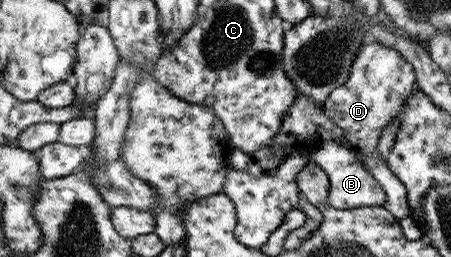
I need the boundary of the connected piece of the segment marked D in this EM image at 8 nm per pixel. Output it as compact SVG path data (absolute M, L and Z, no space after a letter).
M370 40L368 44L360 46L360 52L356 53L356 60L352 63L351 76L348 77L346 84L334 89L326 98L322 107L323 114L330 119L336 126L342 128L344 138L342 145L348 147L355 153L356 158L363 163L363 166L372 173L372 176L379 182L380 186L386 192L386 200L383 207L391 211L393 215L399 220L411 215L410 204L407 202L407 190L402 181L390 170L387 161L382 160L380 153L378 153L378 146L380 135L388 124L392 123L394 119L402 122L401 114L403 114L403 105L407 102L408 97L414 93L414 89L419 88L419 82L416 78L415 67L403 58L398 51L391 47L384 47L375 40Z

